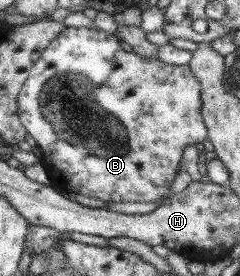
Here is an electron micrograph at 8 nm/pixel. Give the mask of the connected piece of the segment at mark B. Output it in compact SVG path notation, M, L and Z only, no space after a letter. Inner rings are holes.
M67 27L64 32L60 33L59 37L56 37L54 41L48 45L48 48L43 51L40 59L34 63L32 66L30 76L27 78L27 81L24 83L20 94L18 95L18 115L19 119L22 122L22 125L26 128L26 131L34 137L37 142L37 147L40 148L40 152L38 153L40 156L41 164L45 166L45 169L49 175L49 179L51 180L52 186L57 188L62 193L66 192L76 192L80 193L80 195L86 195L86 197L96 197L96 199L102 199L105 203L120 203L126 201L139 201L143 202L156 202L162 198L170 197L172 195L172 184L174 183L174 178L176 177L176 173L178 173L178 169L180 168L180 163L183 157L183 152L188 147L188 145L194 146L198 143L203 143L204 139L207 137L207 127L204 125L202 119L202 99L201 99L201 86L200 81L192 74L192 71L189 65L168 65L159 61L157 58L153 59L152 57L141 57L136 53L130 51L128 48L122 45L122 42L115 37L115 35L111 35L111 33L104 32L98 29L88 29L88 27Z

